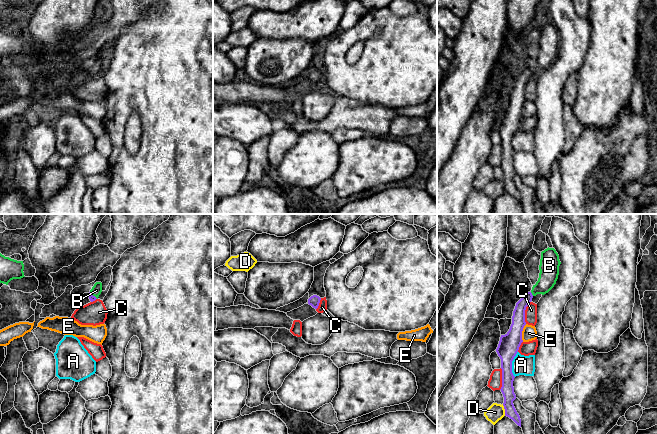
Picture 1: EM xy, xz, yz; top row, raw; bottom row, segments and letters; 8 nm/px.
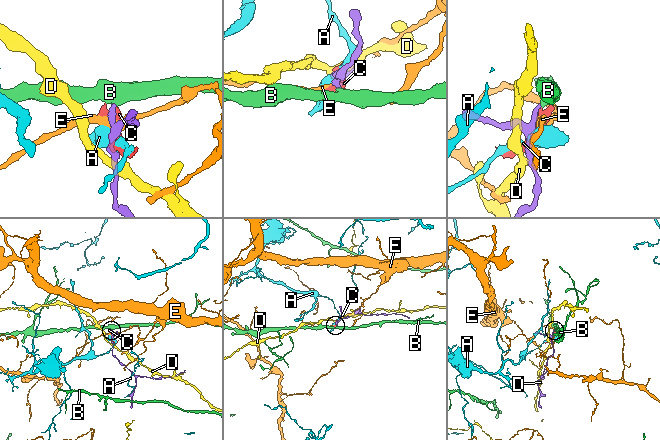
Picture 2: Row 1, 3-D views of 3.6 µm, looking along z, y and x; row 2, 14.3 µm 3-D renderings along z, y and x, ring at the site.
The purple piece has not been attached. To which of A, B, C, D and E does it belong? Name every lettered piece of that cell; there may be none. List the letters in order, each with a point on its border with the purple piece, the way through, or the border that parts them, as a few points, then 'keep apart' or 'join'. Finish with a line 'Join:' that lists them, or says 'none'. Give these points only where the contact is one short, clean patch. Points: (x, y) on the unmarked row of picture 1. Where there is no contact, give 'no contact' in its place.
A: meets purple in yz at (511, 140); border along yz (517, 127), (512, 137), (512, 150), (514, 152); keep apart
B: meets purple in yz at (531, 70); runs through yz (518, 95), (521, 80), (531, 70), (547, 54), (549, 45); join
C: meets purple in yz at (524, 88); keep apart
D: meets purple in yz at (505, 186); border along yz (502, 180), (505, 191); keep apart
E: meets purple in yz at (521, 109); border along yz (526, 100), (522, 106), (522, 117); keep apart
Join: B

